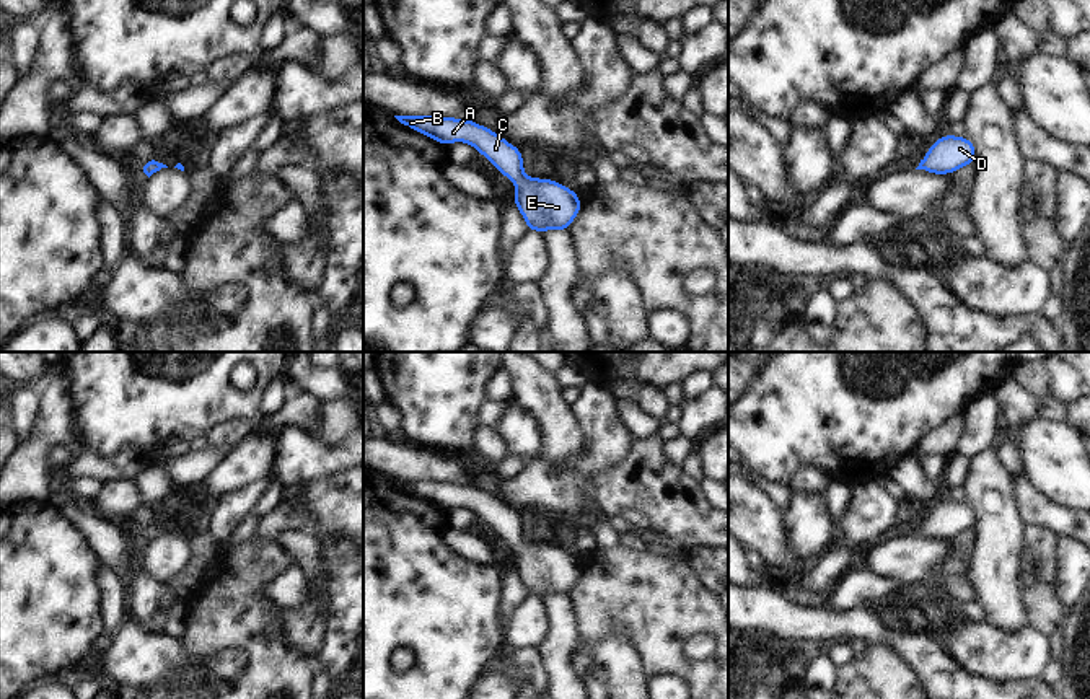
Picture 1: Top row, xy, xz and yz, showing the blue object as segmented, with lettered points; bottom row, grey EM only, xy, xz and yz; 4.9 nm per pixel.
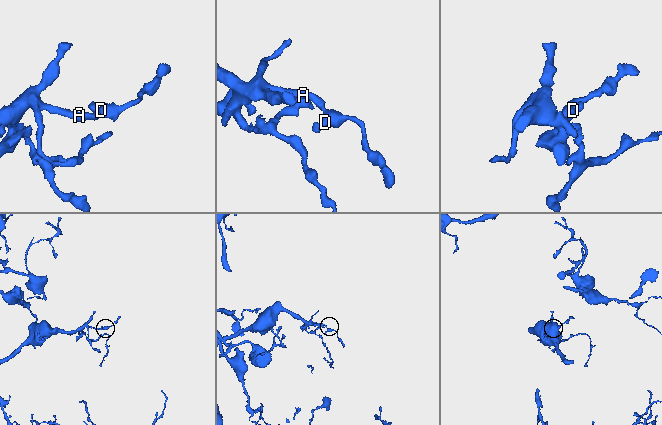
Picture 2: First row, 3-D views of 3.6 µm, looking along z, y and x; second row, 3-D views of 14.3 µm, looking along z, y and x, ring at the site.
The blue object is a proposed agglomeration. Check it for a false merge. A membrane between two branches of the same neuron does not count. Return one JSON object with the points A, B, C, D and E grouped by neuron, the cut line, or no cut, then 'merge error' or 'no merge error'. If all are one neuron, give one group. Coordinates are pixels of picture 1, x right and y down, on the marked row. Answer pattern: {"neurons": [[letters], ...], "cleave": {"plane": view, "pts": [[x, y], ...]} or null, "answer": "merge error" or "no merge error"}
{"neurons": [["A", "B", "C", "D", "E"]], "cleave": null, "answer": "no merge error"}

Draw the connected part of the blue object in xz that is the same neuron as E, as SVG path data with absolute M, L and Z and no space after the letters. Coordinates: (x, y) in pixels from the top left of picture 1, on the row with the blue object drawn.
M440 116L394 117L442 145L453 142L471 143L497 171L516 186L513 204L526 220L528 231L569 231L574 218L580 213L582 204L577 191L570 191L549 178L526 178L521 150L503 140L495 130L486 129L471 119Z

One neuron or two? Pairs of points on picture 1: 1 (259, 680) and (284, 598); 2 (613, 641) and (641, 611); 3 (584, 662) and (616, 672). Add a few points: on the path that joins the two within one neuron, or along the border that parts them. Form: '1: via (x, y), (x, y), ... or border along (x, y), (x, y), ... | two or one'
1: border along (284, 571), (279, 571), (259, 590), (277, 610) | two
2: border along (585, 644), (597, 642), (615, 623), (639, 665) | two
3: via (592, 663), (608, 670) | one

